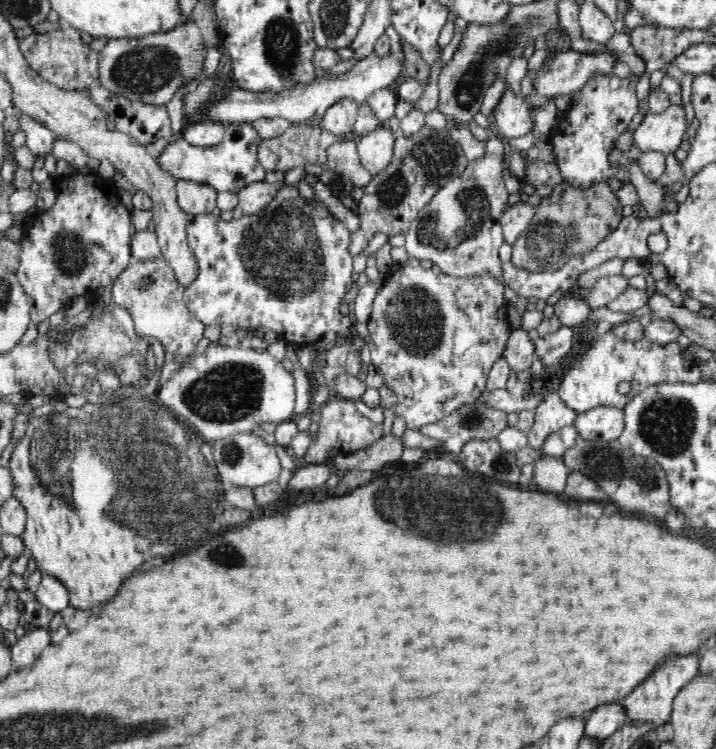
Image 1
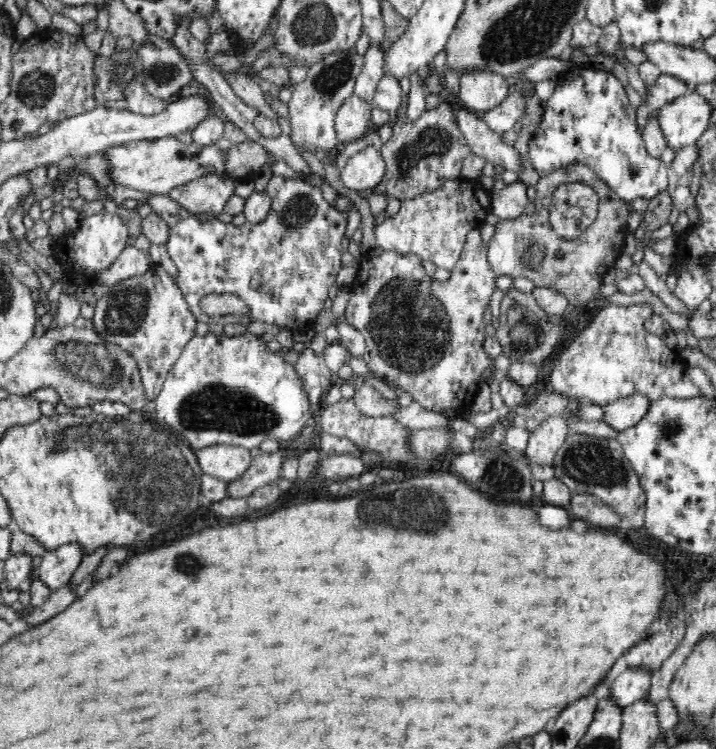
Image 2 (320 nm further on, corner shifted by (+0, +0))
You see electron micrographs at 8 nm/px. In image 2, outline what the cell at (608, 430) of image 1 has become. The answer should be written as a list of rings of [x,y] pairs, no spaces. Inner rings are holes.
[[[641,394],[616,399],[603,407],[602,422],[615,432],[634,426],[645,414],[649,402]]]

